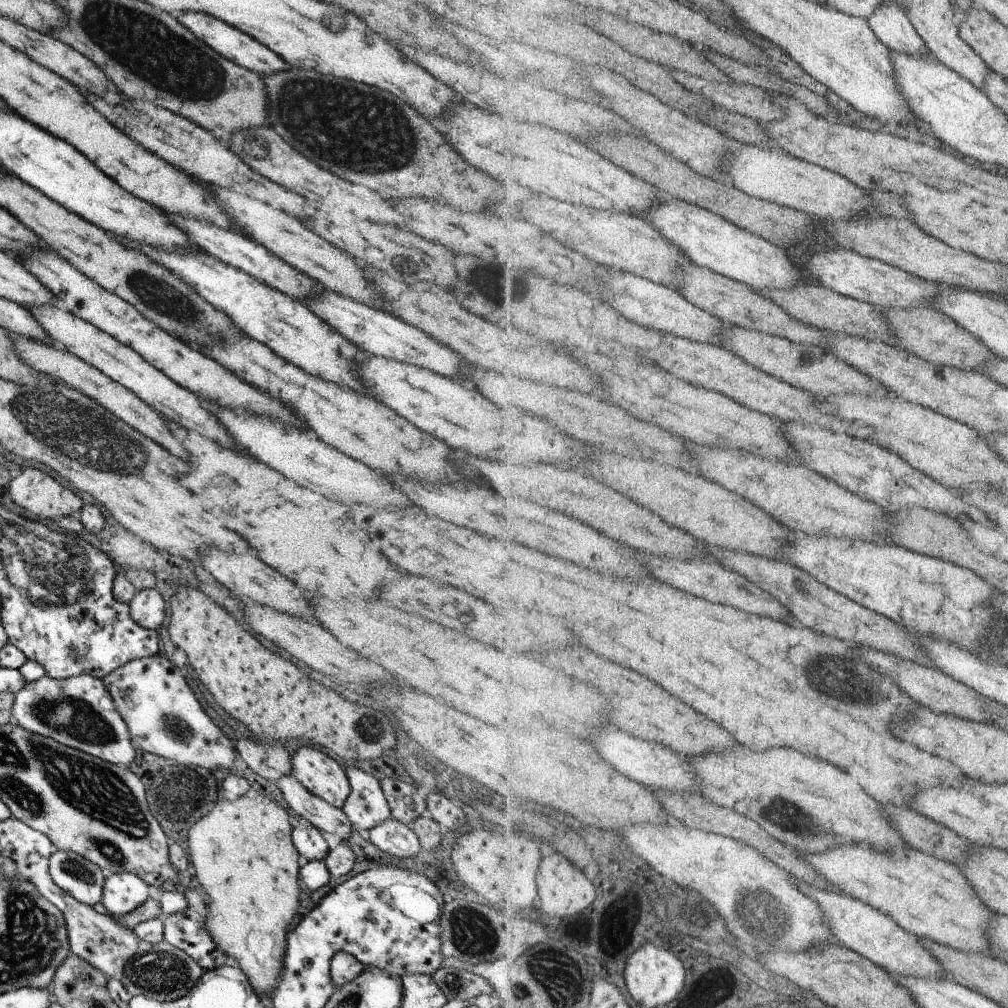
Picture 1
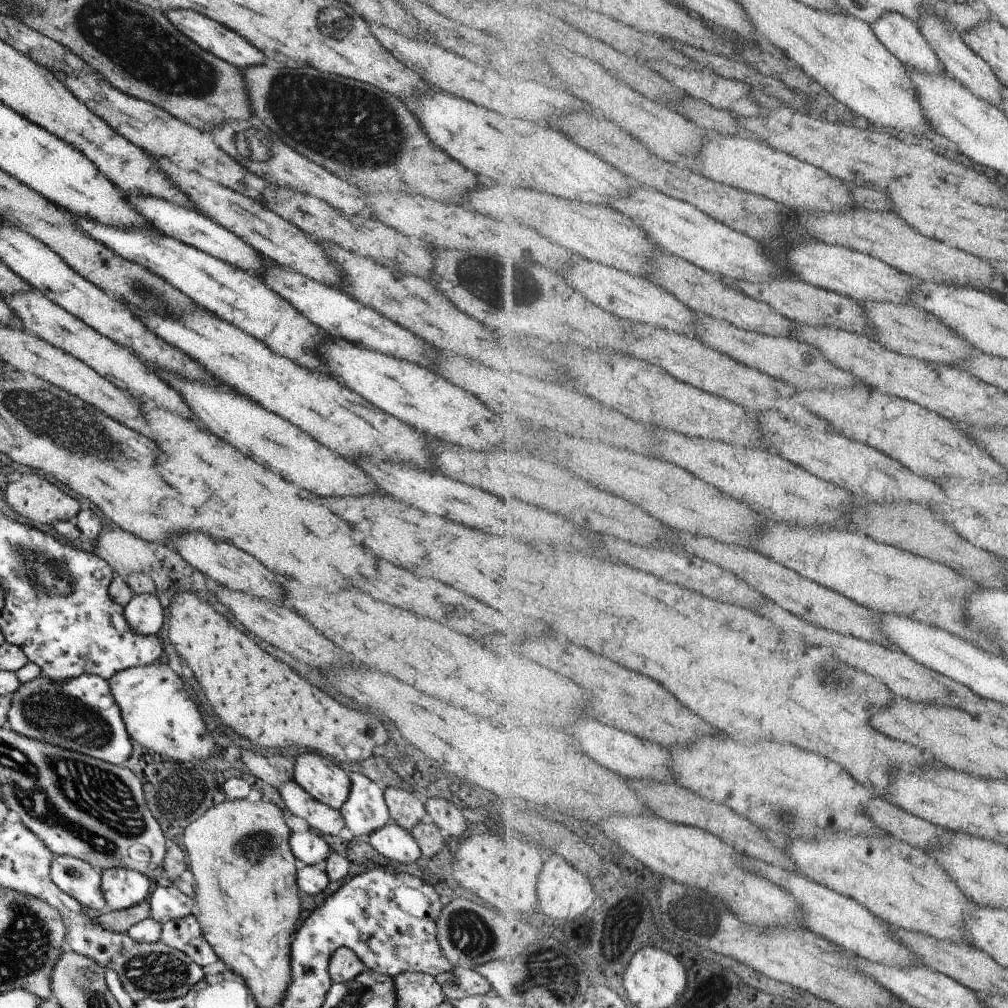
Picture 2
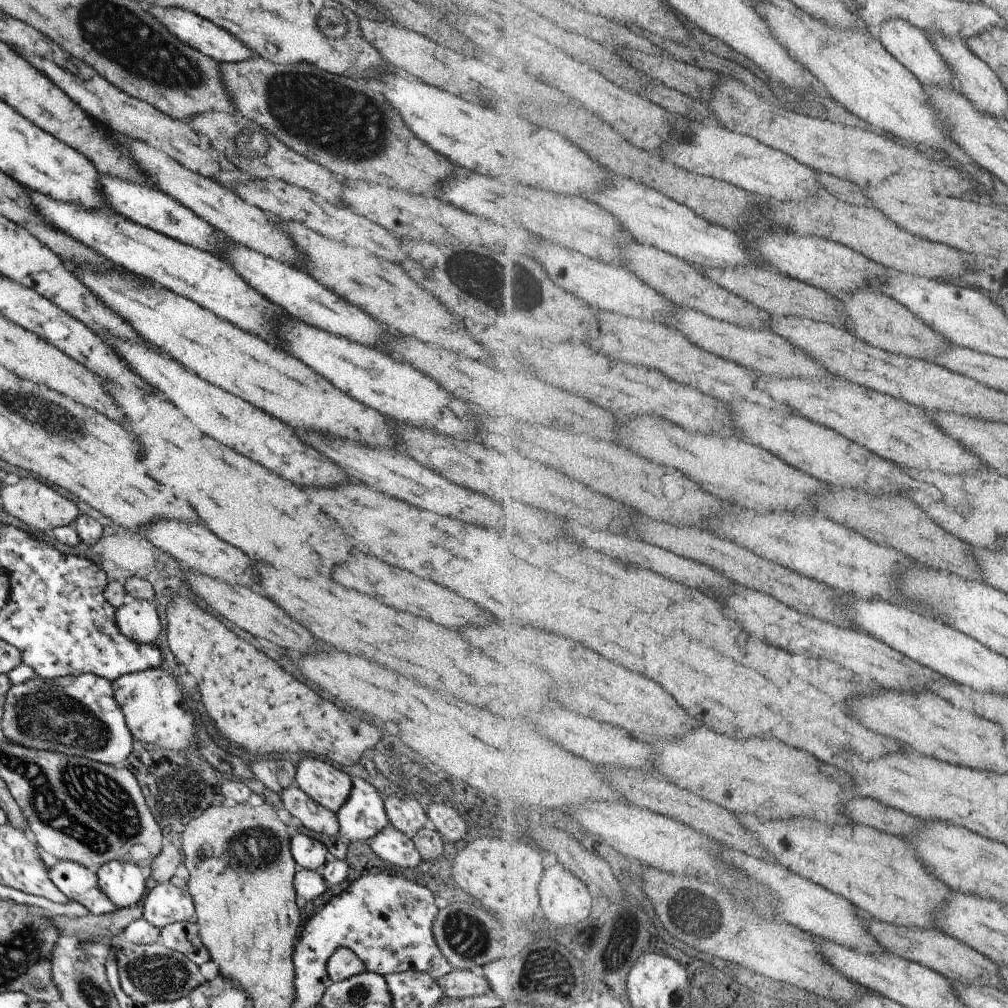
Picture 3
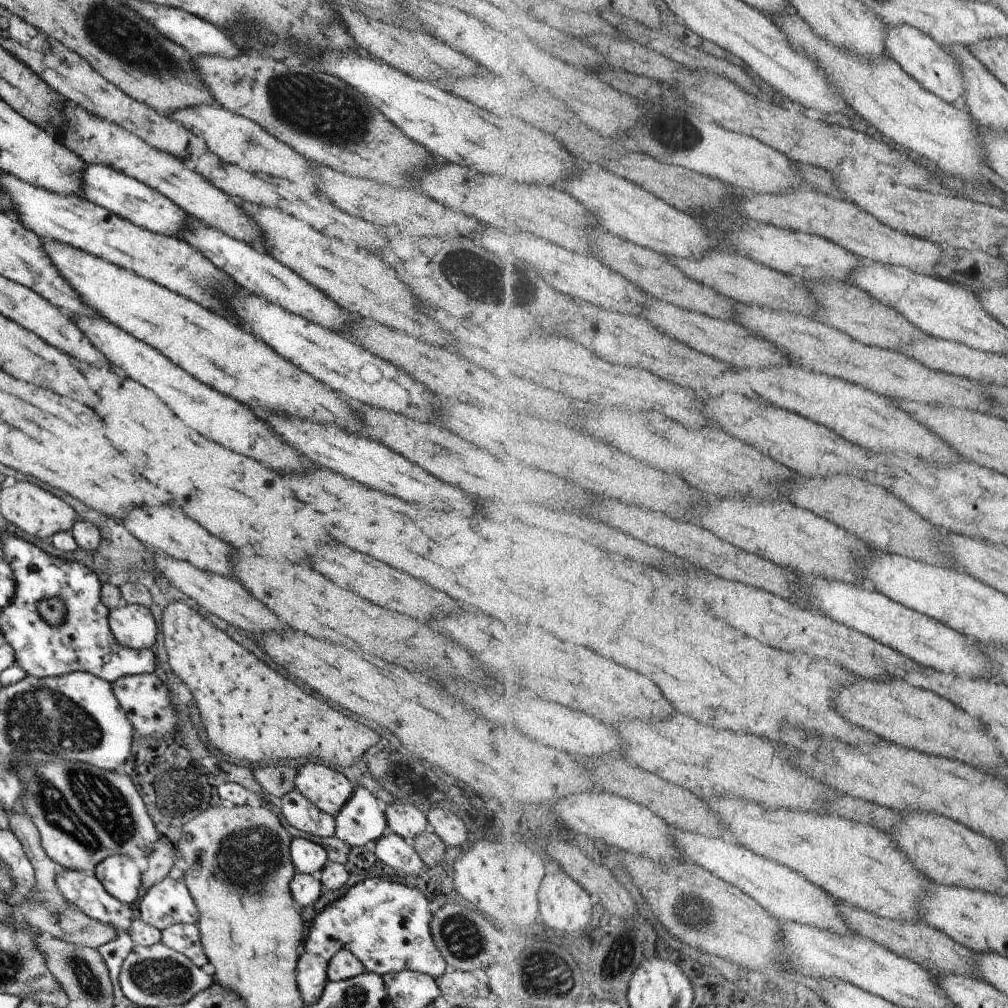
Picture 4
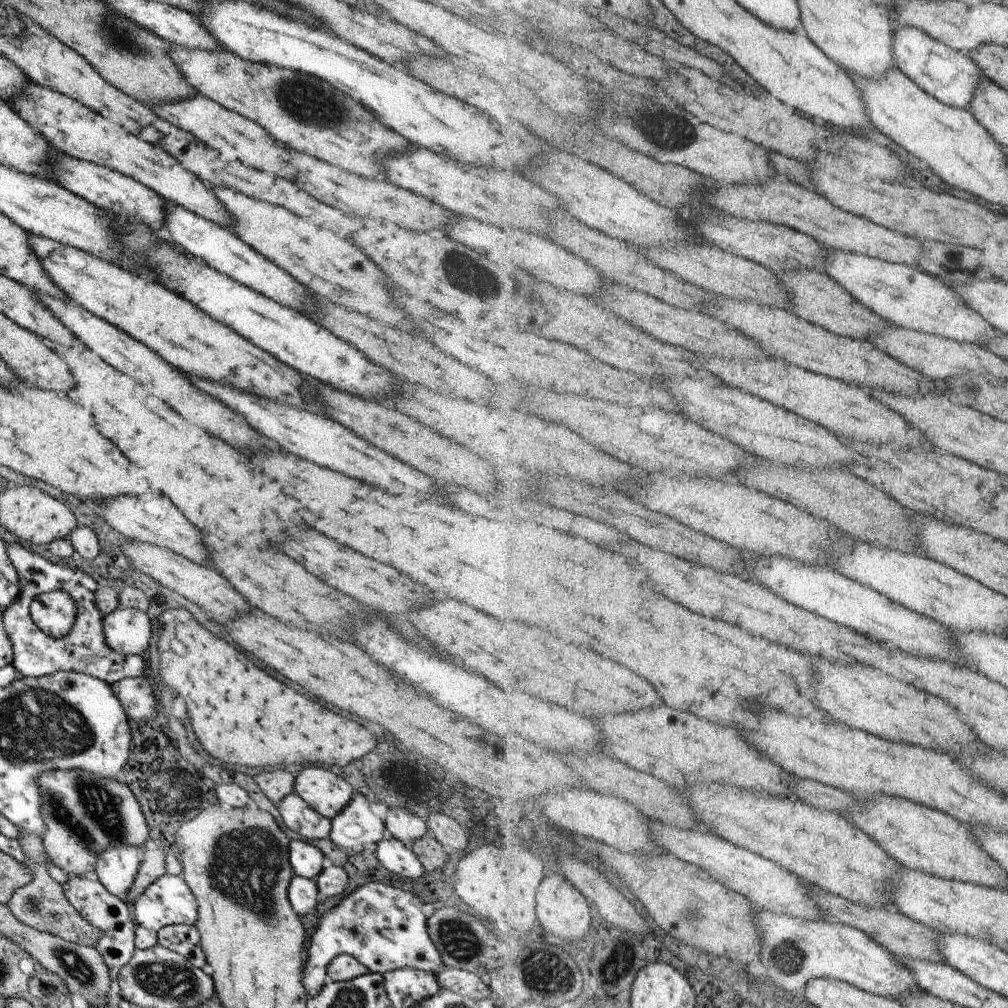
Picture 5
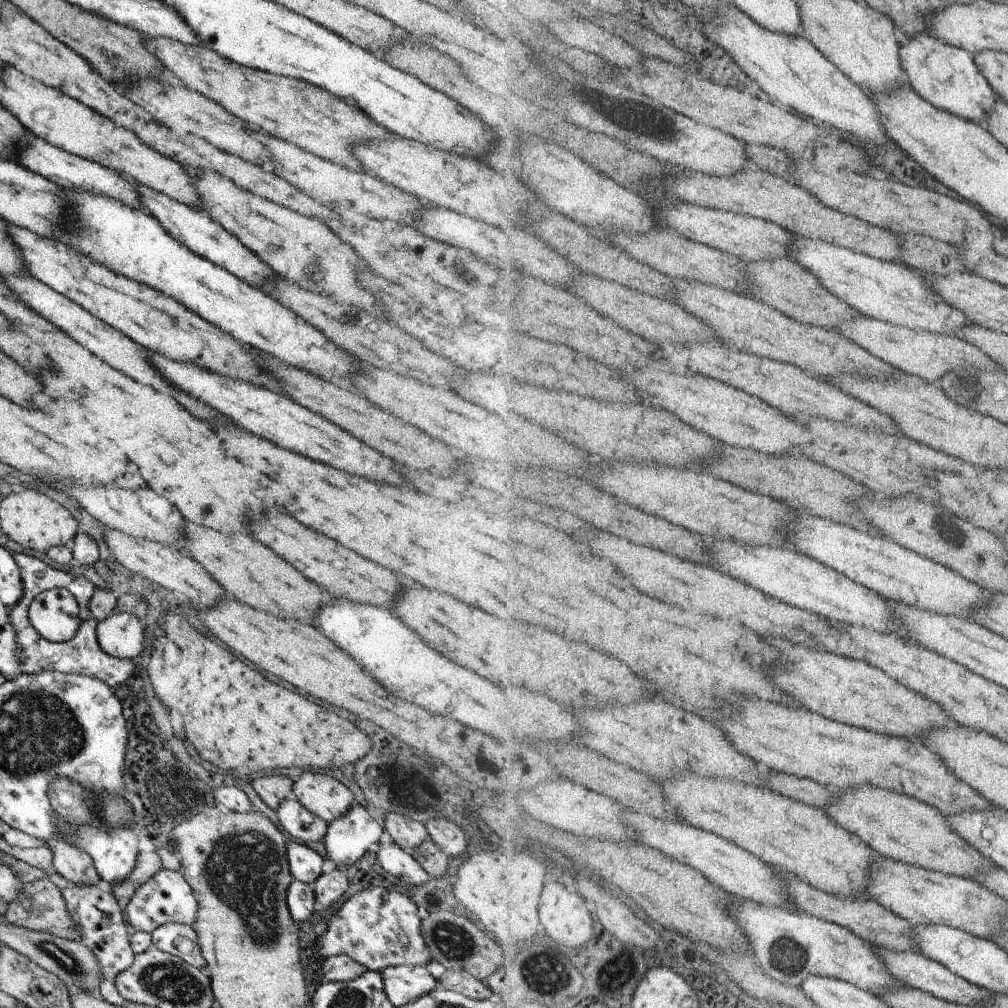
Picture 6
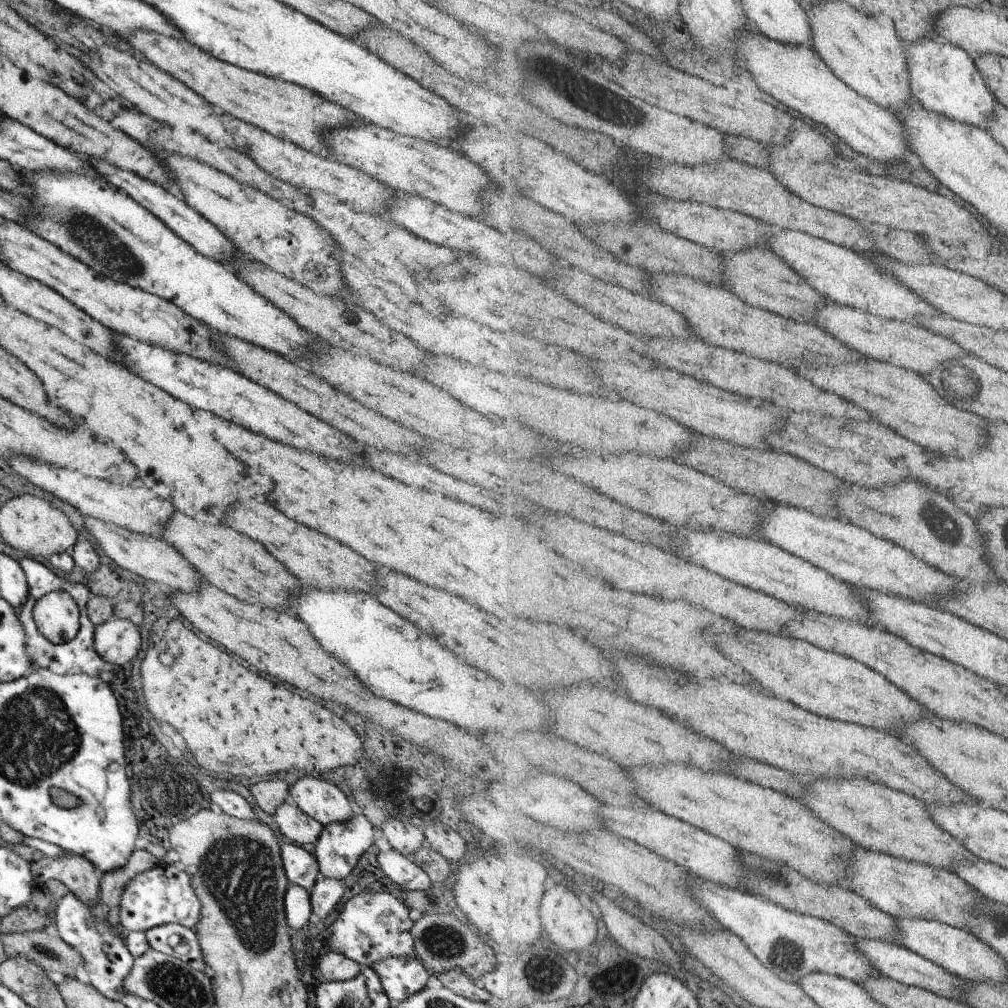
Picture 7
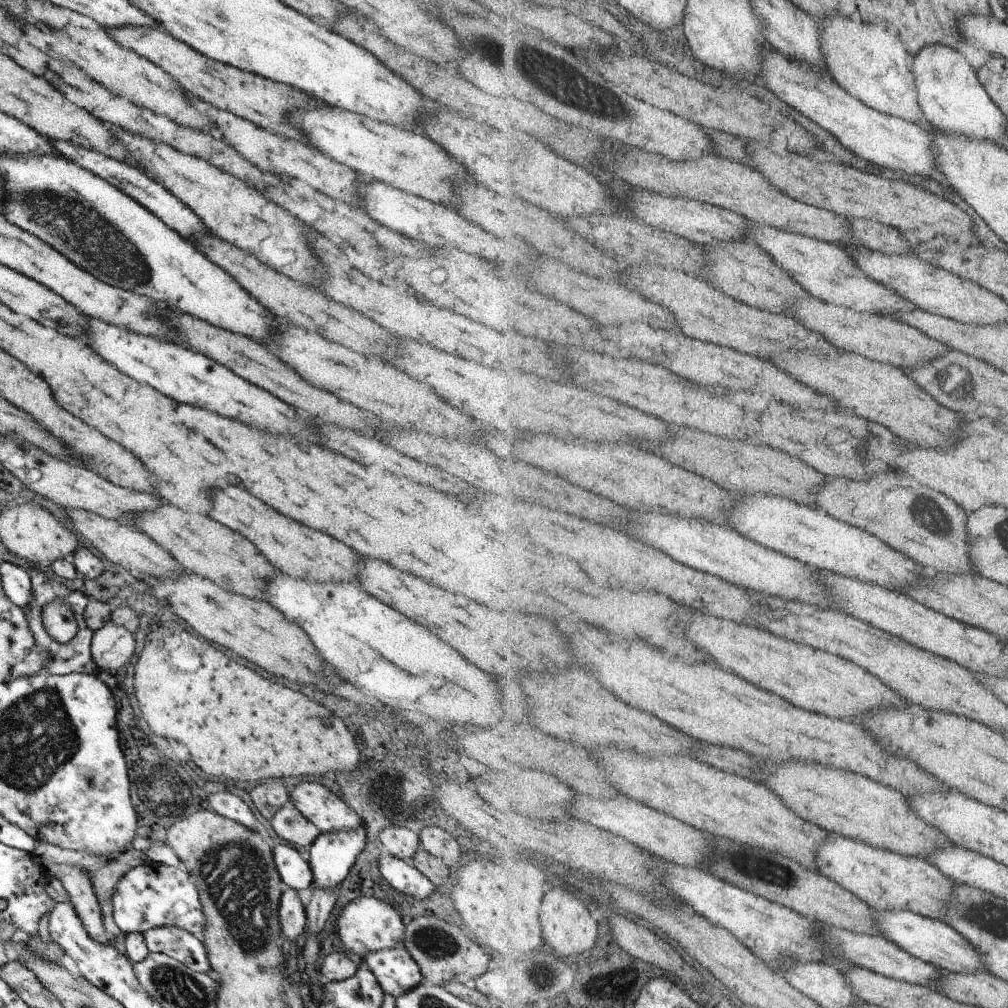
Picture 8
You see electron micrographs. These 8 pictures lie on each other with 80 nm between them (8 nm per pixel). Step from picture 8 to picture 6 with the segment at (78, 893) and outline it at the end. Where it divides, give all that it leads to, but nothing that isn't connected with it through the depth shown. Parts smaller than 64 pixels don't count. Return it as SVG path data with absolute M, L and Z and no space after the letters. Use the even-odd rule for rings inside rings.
M63 837L48 838L45 844L52 854L52 867L69 884L95 885L100 883L91 857L84 850Z

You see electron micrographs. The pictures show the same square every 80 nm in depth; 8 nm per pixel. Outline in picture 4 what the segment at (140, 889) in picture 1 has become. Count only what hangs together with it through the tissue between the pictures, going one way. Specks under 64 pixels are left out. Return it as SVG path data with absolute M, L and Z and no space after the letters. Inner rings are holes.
M111 855L98 865L94 877L115 900L134 906L140 896L141 871L133 859L123 855Z

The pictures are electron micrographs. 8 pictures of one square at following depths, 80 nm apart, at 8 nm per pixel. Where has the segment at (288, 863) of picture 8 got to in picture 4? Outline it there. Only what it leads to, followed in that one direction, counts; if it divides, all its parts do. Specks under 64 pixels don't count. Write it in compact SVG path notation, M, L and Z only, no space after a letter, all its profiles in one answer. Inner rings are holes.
M301 837L290 839L289 854L297 873L315 875L327 861L326 852L319 844Z

